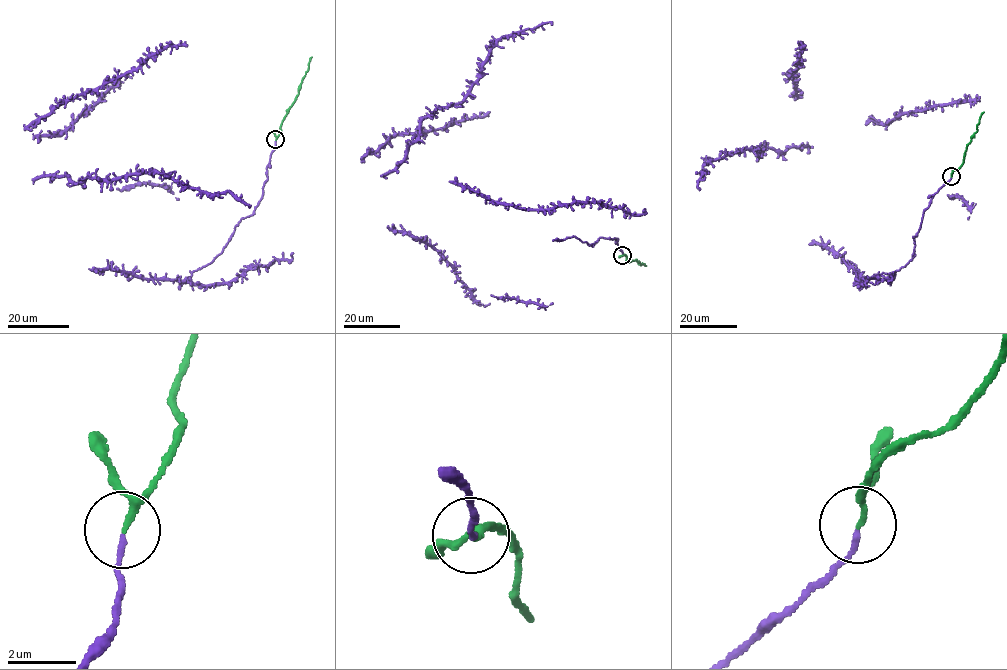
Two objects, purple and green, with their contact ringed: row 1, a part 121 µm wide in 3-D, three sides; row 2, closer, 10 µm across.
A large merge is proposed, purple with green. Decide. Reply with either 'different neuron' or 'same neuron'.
same neuron

